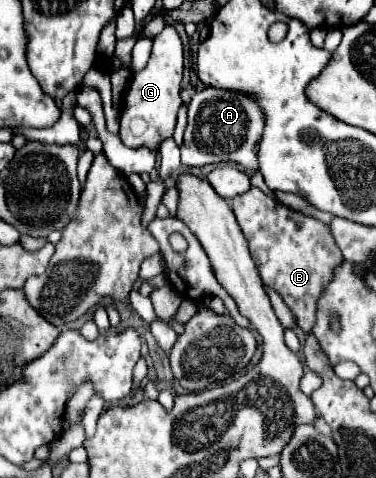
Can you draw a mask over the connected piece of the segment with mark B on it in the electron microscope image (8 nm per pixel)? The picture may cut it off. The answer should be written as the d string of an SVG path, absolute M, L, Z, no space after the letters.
M258 188L232 200L236 220L250 244L250 254L258 266L262 284L282 296L286 306L294 312L302 332L312 332L316 322L316 304L324 288L332 282L334 270L344 262L330 228L312 216L304 216L276 198L266 196Z

